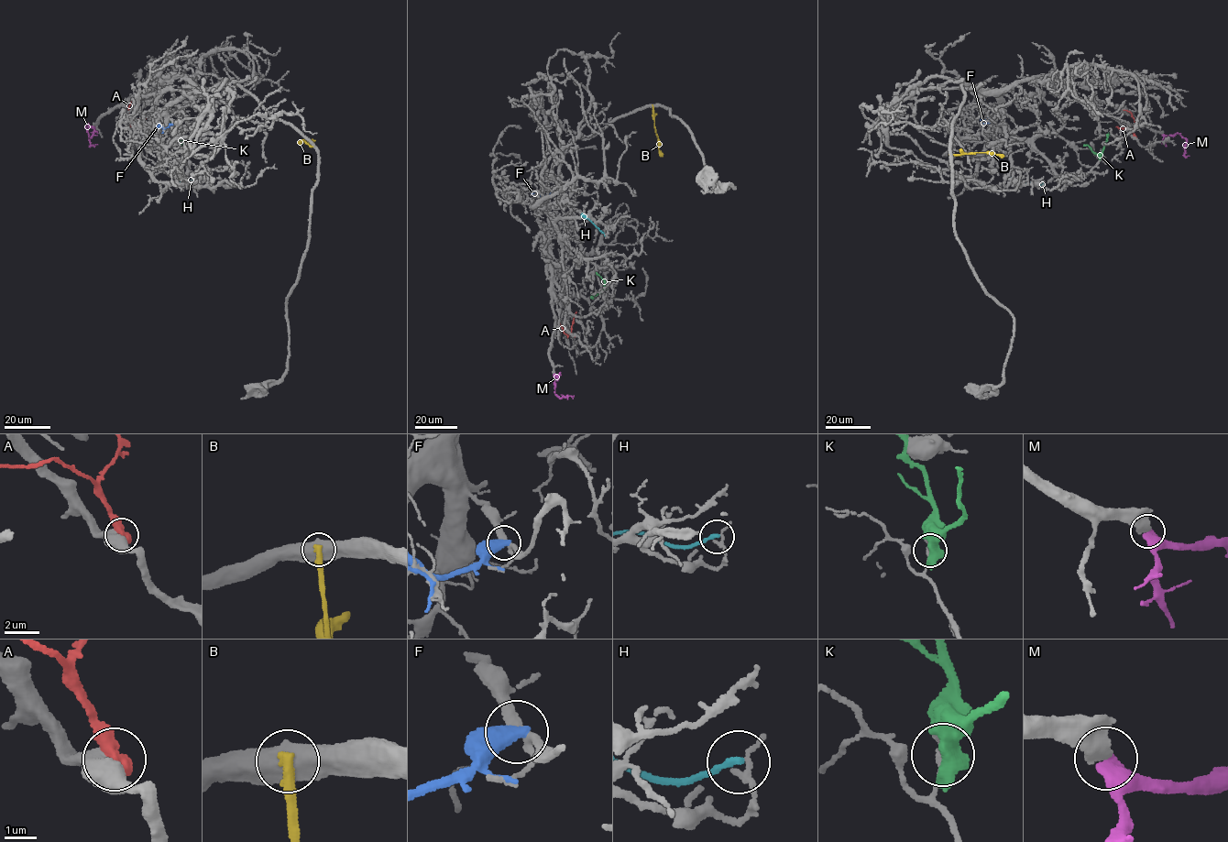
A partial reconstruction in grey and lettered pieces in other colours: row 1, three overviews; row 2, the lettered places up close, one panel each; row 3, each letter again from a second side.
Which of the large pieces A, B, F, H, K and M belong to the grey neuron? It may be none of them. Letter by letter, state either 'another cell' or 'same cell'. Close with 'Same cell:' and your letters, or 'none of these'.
A: another cell
B: another cell
F: another cell
H: another cell
K: another cell
M: same cell
Same cell: M

